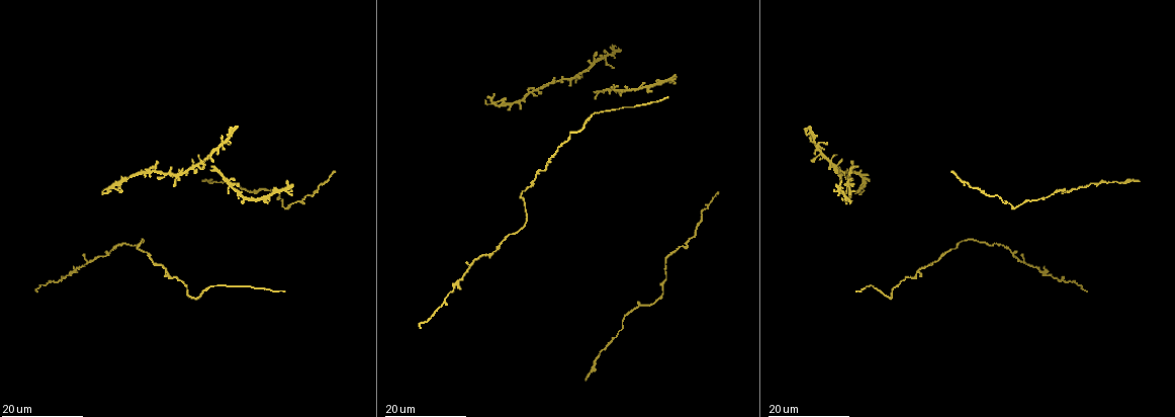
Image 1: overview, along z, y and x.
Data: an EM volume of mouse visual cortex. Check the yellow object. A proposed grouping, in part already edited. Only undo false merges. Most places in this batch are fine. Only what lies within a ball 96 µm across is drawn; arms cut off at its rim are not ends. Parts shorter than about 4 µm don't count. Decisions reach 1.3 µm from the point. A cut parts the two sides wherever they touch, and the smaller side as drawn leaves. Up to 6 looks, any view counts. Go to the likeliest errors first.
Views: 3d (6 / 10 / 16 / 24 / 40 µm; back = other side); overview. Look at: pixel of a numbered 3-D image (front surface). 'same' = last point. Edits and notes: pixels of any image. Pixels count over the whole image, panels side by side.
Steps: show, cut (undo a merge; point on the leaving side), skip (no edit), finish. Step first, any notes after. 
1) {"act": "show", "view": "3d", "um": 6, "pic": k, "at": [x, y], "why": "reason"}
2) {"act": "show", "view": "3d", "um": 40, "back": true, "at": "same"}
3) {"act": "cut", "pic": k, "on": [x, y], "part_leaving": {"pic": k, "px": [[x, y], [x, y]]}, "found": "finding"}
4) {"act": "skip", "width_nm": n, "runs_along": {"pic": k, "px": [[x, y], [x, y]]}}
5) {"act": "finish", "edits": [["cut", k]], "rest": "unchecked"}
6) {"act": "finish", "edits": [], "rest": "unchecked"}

{"act": "show", "view": "3d", "um": 24, "pic": 1, "at": [574, 75], "why": "looks like a crossing"}

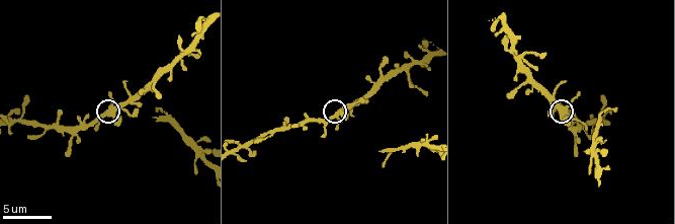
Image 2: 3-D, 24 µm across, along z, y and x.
{"act": "show", "view": "3d", "um": 6, "pic": 2, "at": [106, 112]}

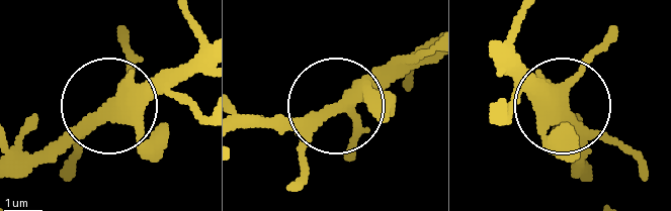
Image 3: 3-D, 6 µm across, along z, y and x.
{"act": "skip", "side_arm_um": 18, "found": "all the same cell"}

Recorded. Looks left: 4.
{"act": "show", "view": "3d", "um": 16, "pic": 1, "at": [89, 262], "why": "side arm on a straight run"}

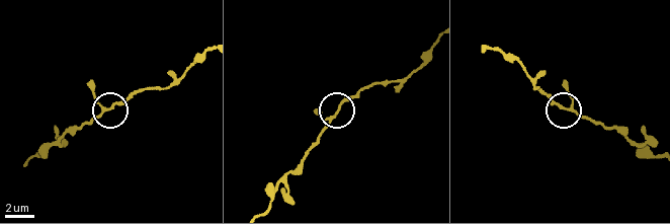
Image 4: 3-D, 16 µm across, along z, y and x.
{"act": "show", "view": "3d", "um": 6, "pic": 4, "at": [561, 108]}

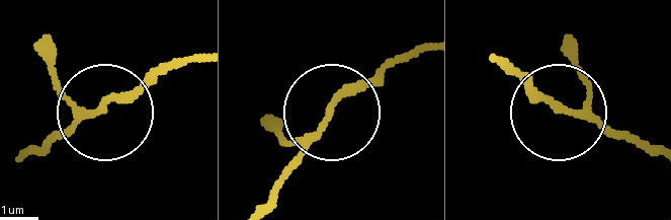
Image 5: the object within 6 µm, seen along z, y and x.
{"act": "skip", "arms": 3, "runs_along": {"pic": 5, "px": [[196, 56], [158, 69], [55, 140]]}, "found": "all the same cell"}

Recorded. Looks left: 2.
{"act": "show", "view": "3d", "um": 16, "pic": 1, "at": [626, 90], "why": "four or more arms meet"}

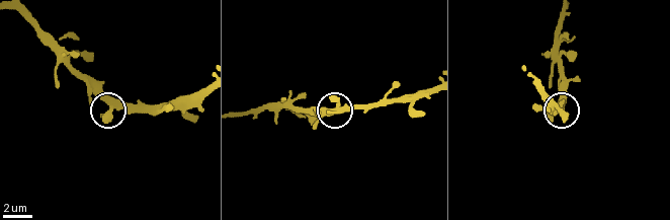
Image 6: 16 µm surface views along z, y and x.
{"act": "show", "view": "3d", "um": 10, "pic": 6, "at": [112, 101]}

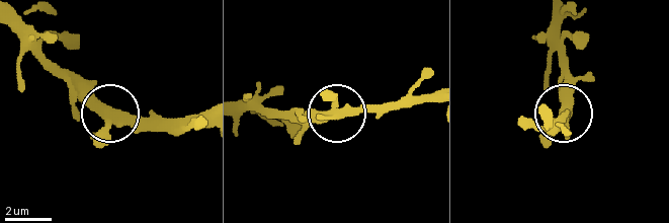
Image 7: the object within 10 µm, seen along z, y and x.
{"act": "skip", "runs_along": {"pic": 7, "px": [[324, 98], [334, 104], [334, 114], [291, 116]]}, "found": "continuous, no second cell"}

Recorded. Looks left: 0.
{"act": "finish", "edits": [], "rest": "unchecked"}

